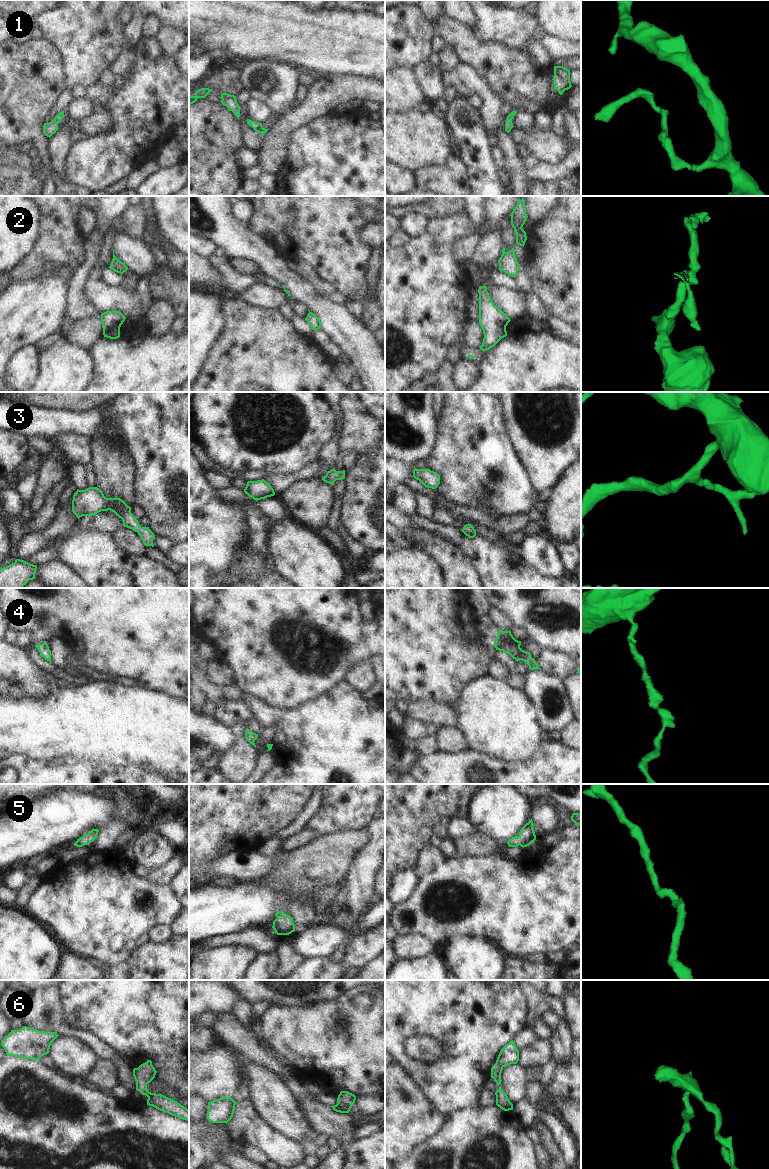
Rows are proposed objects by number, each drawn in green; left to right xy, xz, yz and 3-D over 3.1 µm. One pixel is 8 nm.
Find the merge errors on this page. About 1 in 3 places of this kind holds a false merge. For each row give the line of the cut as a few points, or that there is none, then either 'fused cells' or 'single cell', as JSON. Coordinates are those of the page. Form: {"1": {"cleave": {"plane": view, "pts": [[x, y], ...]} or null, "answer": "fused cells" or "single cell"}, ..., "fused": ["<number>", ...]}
{"1": {"cleave": null, "answer": "single cell"}, "2": {"cleave": {"plane": "yz", "pts": [[504, 251], [502, 254]]}, "answer": "fused cells"}, "3": {"cleave": null, "answer": "single cell"}, "4": {"cleave": null, "answer": "single cell"}, "5": {"cleave": null, "answer": "single cell"}, "6": {"cleave": null, "answer": "single cell"}, "fused": ["2"]}

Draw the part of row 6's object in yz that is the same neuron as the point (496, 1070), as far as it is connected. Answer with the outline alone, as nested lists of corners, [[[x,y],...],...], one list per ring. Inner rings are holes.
[[[513,1040],[505,1045],[496,1060],[496,1063],[491,1068],[491,1078],[500,1085],[501,1084],[501,1073],[505,1066],[510,1064],[517,1064],[519,1061],[519,1050],[517,1049]]]

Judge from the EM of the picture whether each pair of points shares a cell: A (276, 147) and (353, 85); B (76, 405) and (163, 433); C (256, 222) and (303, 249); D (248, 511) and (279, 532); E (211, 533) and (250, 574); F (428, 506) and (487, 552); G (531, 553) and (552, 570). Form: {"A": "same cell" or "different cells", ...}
{"A": "same cell", "B": "different cells", "C": "same cell", "D": "different cells", "E": "same cell", "F": "different cells", "G": "same cell"}

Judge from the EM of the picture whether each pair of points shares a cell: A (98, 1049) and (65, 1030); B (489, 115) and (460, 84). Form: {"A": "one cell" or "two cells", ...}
{"A": "one cell", "B": "one cell"}

